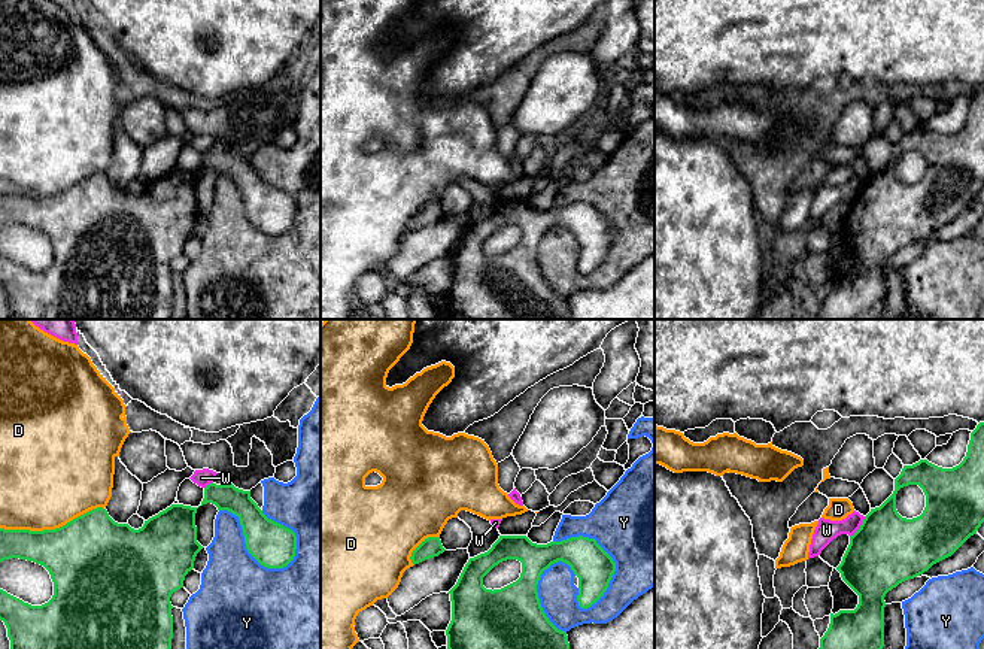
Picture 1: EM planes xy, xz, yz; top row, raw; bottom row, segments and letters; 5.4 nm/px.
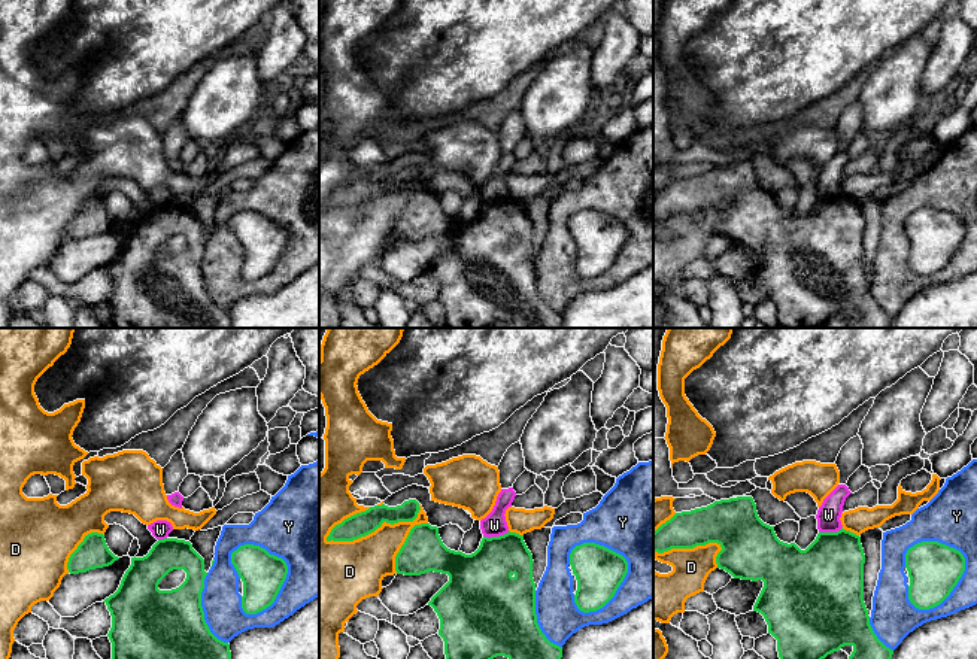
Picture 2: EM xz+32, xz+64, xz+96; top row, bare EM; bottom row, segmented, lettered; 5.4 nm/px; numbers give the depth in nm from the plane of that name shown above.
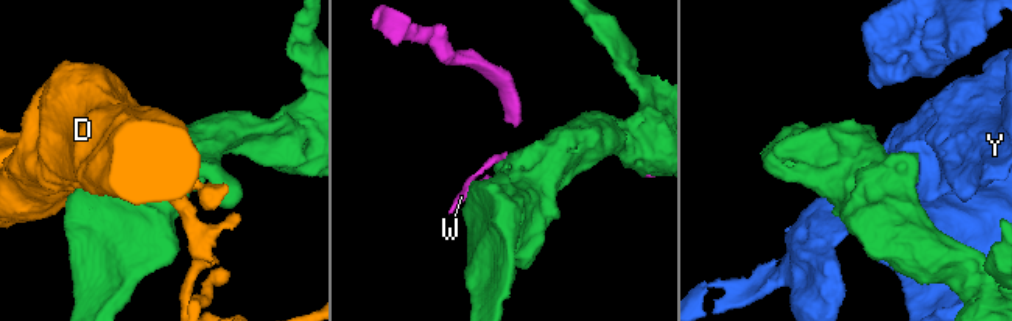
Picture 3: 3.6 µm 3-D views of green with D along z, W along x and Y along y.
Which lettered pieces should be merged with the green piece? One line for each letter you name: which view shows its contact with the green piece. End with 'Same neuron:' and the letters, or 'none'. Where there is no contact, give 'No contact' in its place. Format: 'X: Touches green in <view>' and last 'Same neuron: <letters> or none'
Same neuron: none

